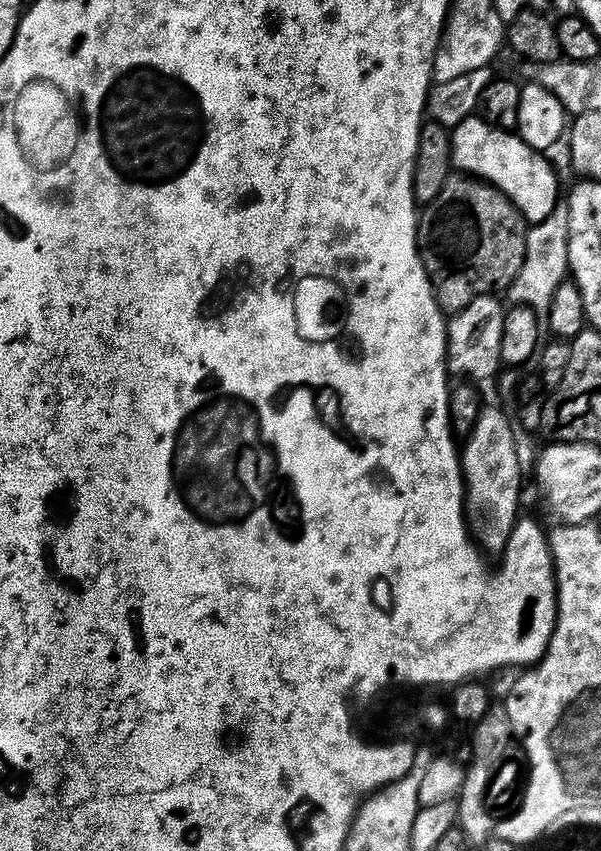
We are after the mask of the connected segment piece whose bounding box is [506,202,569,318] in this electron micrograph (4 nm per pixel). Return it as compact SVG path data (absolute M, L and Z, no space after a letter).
M557 203L548 217L533 223L528 228L524 261L518 274L512 279L506 289L507 303L512 306L525 306L533 309L537 317L547 317L550 302L563 282L568 270L568 206L567 203Z

